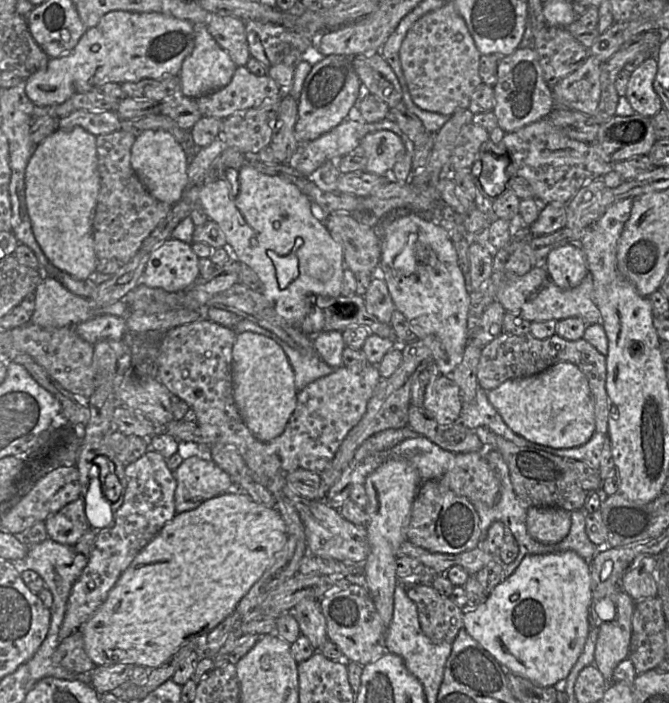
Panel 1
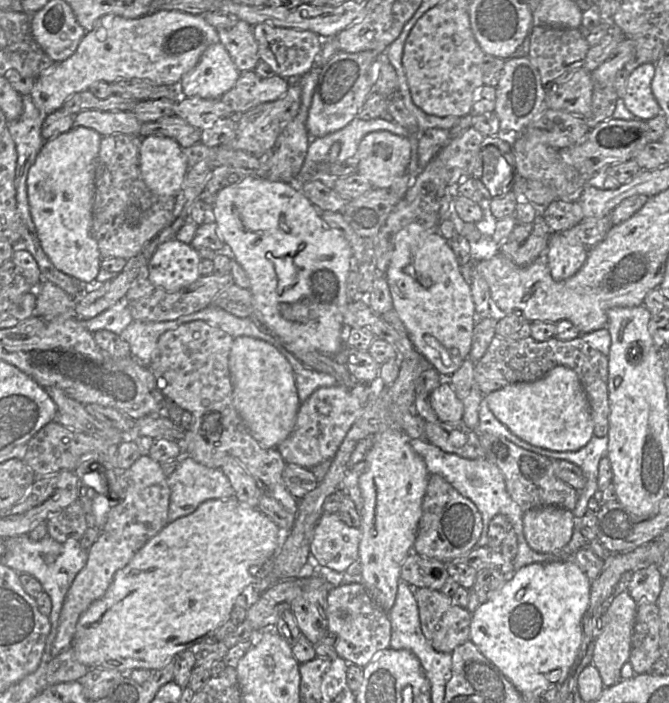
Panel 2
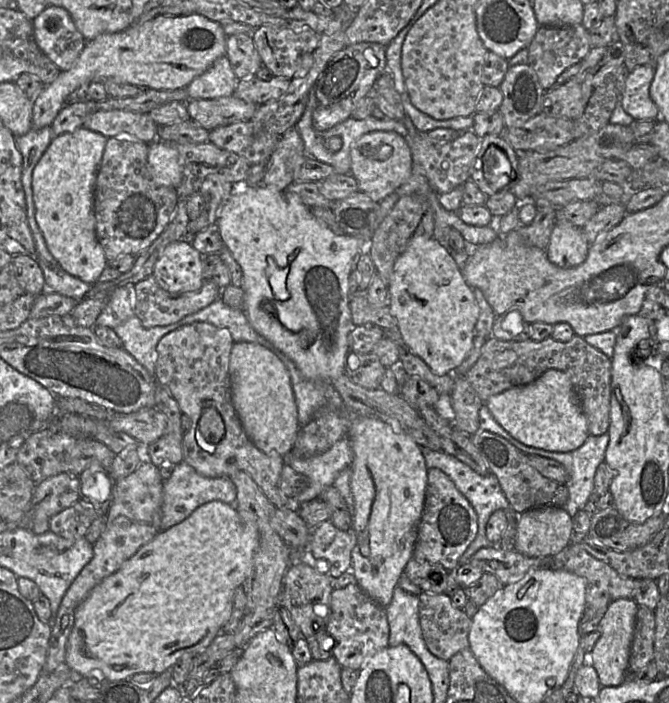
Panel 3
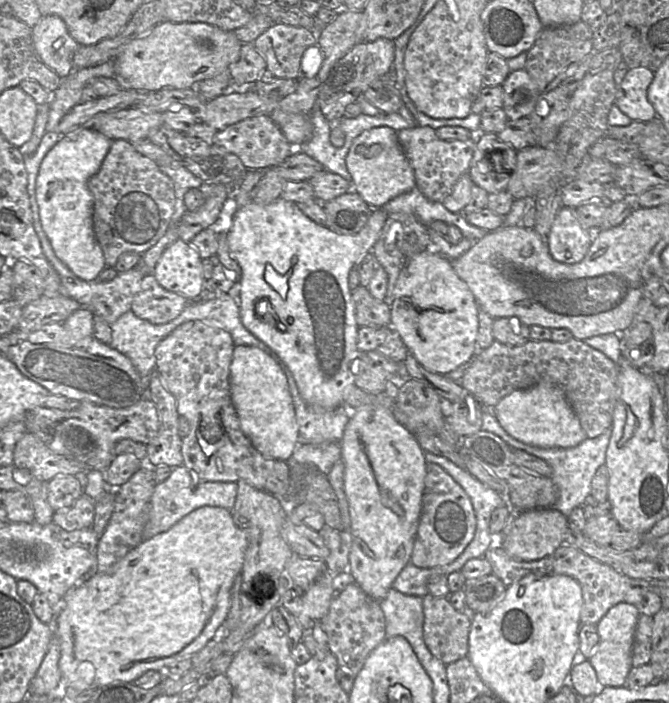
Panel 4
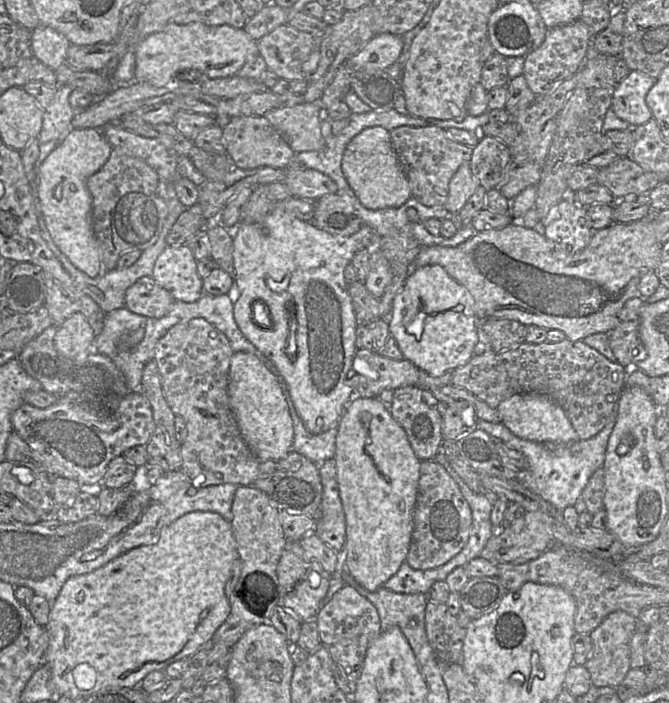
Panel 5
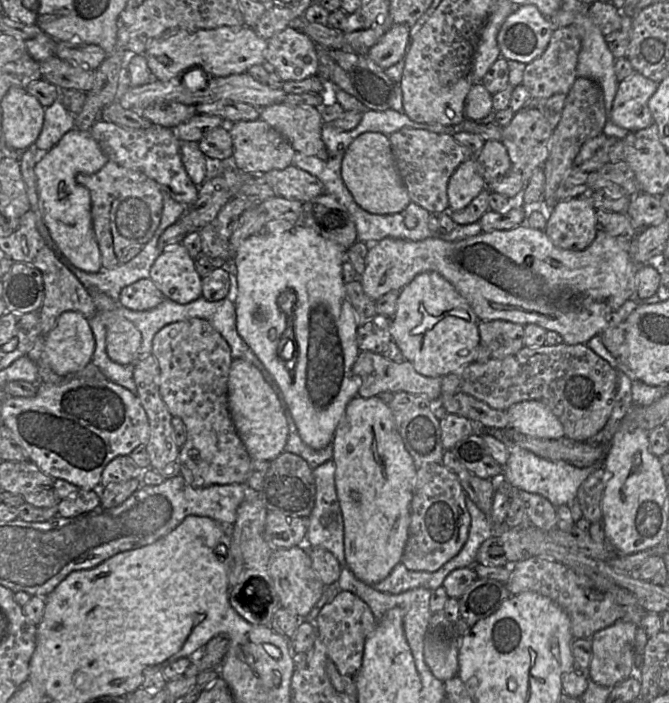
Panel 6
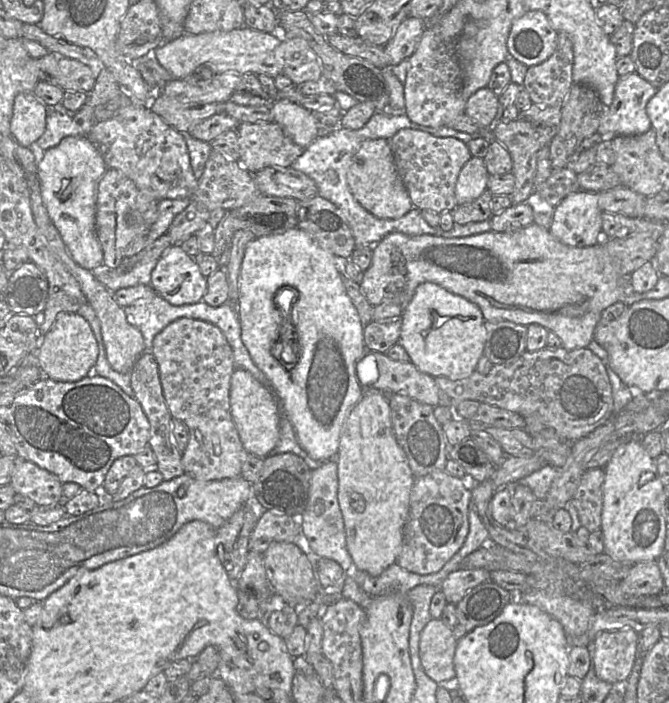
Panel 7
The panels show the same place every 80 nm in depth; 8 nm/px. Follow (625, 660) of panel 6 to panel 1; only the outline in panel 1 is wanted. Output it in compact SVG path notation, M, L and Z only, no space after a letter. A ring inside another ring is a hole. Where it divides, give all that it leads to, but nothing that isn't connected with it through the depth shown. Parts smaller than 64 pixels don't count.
M620 591L616 603L612 601L616 612L614 619L599 626L594 665L608 684L612 681L616 666L629 657L635 603L625 591Z

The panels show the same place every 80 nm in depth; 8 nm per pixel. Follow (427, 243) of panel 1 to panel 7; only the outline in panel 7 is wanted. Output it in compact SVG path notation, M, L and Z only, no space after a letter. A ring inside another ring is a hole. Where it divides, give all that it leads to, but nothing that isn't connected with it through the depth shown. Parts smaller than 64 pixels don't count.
M433 282L417 286L414 295L401 314L398 343L414 366L434 378L461 380L469 377L484 354L486 330L480 308Z

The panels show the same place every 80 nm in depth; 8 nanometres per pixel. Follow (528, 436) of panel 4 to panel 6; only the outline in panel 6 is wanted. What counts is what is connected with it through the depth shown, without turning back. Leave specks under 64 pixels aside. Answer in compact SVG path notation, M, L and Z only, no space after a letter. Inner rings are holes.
M522 401L506 411L510 426L522 434L547 439L565 436L563 425L558 417L542 402Z

